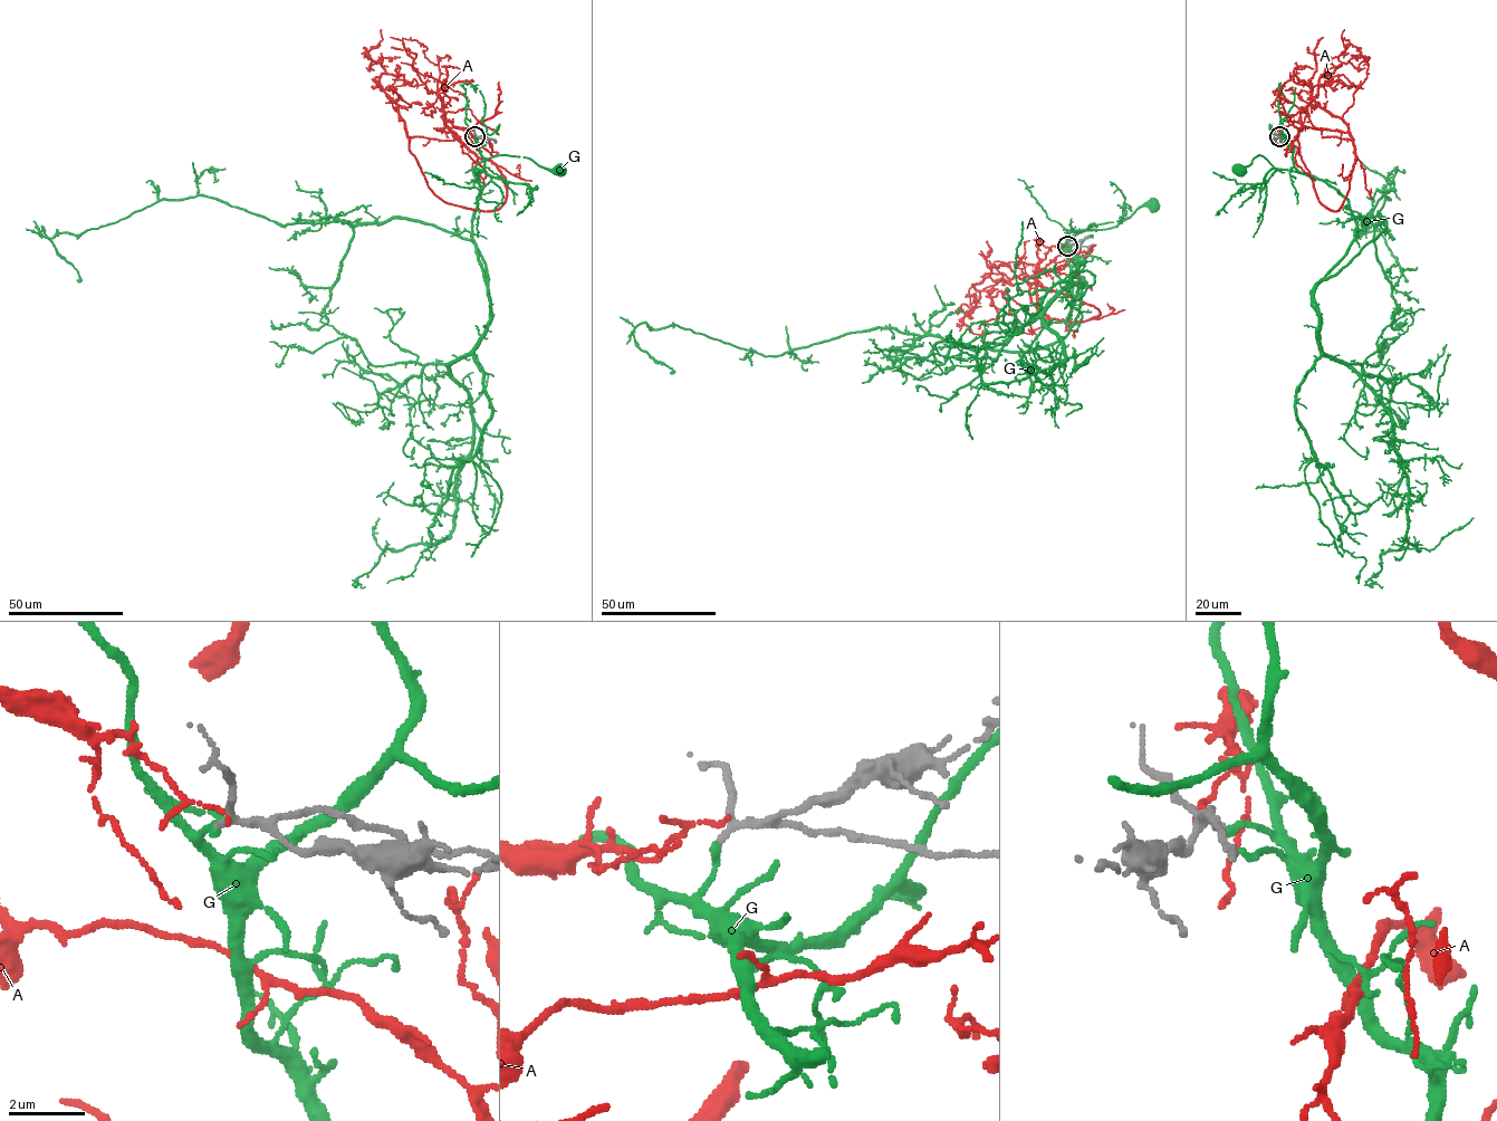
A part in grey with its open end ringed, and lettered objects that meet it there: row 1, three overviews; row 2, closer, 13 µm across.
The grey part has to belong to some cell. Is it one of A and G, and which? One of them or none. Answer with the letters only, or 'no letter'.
no letter

